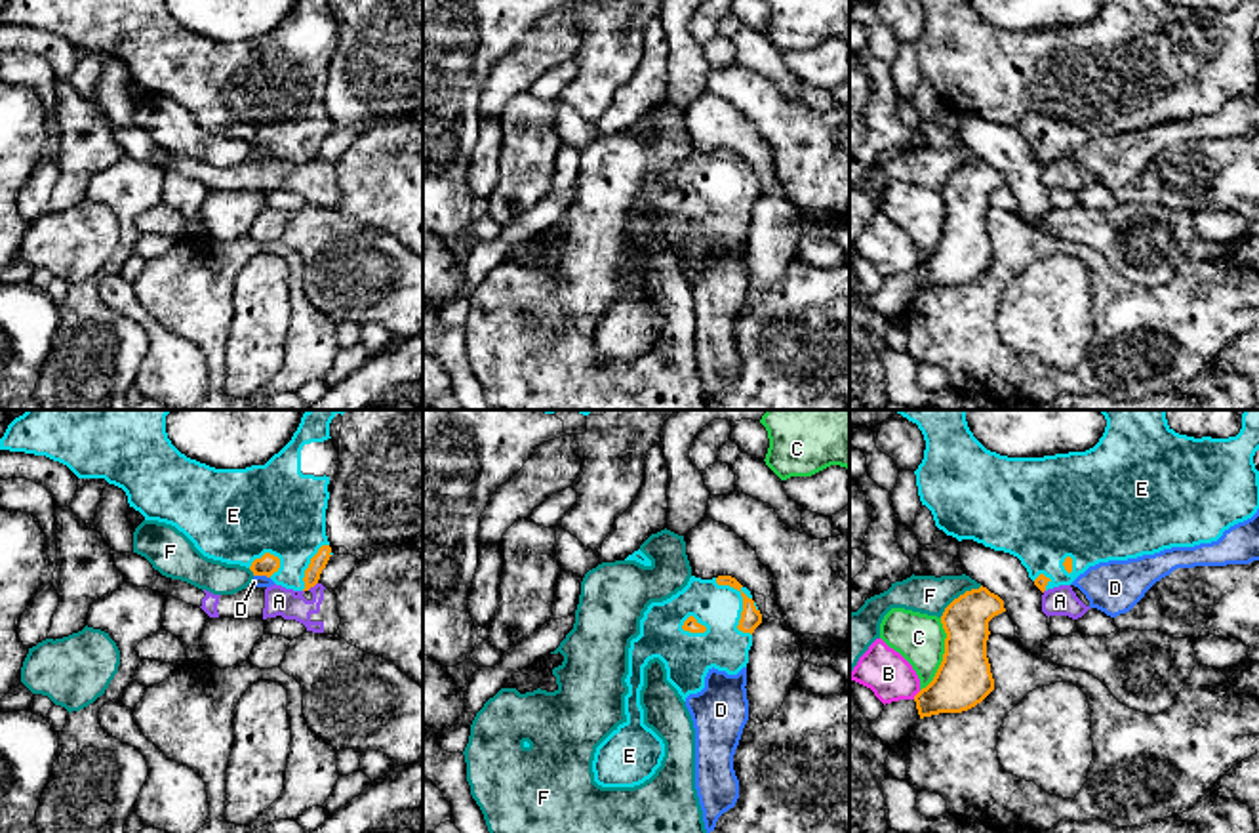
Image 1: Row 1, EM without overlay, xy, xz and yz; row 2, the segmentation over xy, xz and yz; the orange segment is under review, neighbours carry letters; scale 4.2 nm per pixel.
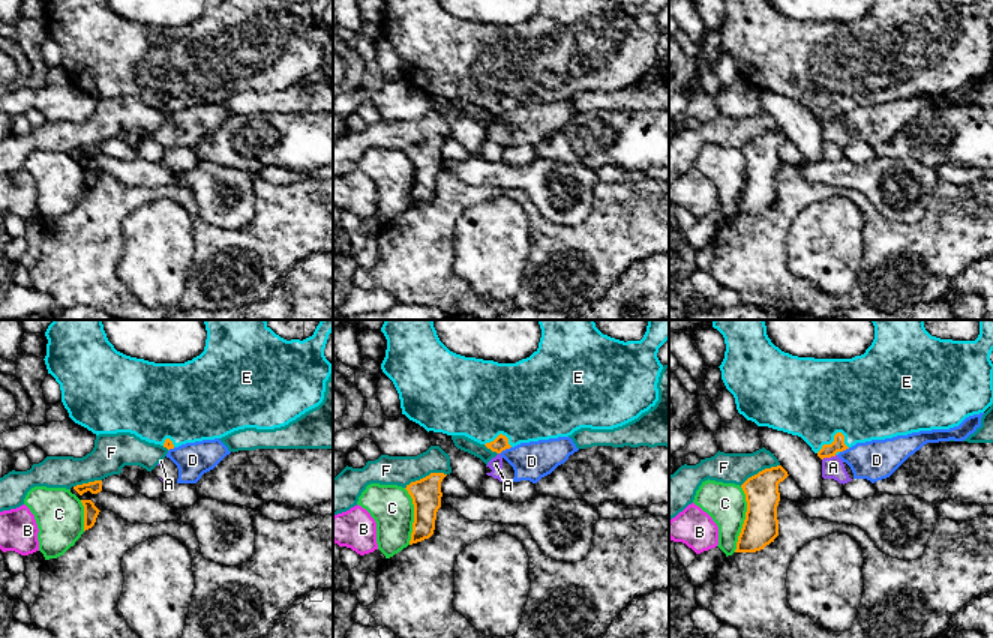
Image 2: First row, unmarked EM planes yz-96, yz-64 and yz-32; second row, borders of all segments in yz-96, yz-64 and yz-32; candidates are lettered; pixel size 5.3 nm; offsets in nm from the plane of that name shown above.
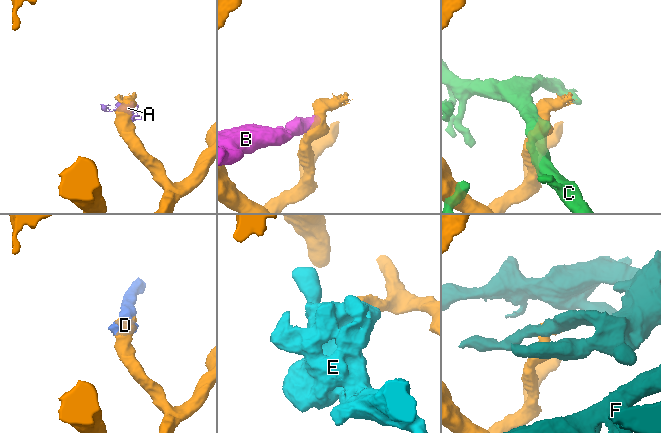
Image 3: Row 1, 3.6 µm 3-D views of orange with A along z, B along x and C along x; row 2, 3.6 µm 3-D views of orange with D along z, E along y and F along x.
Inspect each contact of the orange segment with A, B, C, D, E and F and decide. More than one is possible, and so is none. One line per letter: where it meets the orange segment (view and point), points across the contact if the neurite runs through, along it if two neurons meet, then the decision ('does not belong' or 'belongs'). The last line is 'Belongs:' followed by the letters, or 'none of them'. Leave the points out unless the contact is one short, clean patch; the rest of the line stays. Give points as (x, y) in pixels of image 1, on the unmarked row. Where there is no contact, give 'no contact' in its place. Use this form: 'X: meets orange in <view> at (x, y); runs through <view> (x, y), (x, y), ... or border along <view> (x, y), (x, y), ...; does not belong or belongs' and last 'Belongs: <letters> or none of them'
A: meets orange in xy at (311, 159); does not belong
B: meets orange in yz at (917, 267); does not belong
C: meets orange in yz at (943, 227); does not belong
D: meets orange in xy at (261, 147); does not belong
E: meets orange in xz at (743, 178); belongs
F: meets orange in yz at (960, 168); does not belong
Belongs: E

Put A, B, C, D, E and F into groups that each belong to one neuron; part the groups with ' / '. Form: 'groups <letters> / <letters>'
groups A B D / C / E / F

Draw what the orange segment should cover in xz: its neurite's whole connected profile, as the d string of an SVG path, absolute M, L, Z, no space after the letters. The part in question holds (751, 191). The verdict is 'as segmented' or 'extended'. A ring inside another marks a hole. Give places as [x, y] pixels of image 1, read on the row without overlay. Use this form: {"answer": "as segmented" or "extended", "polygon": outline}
{"answer": "extended", "polygon": "M691 149L682 164L651 175L640 193L640 208L629 221L627 294L596 320L594 355L602 360L634 360L661 339L665 316L644 297L640 278L649 233L665 236L667 254L686 274L705 261L712 240L728 248L747 240L752 206L760 196L762 187L750 164L731 149Z"}

